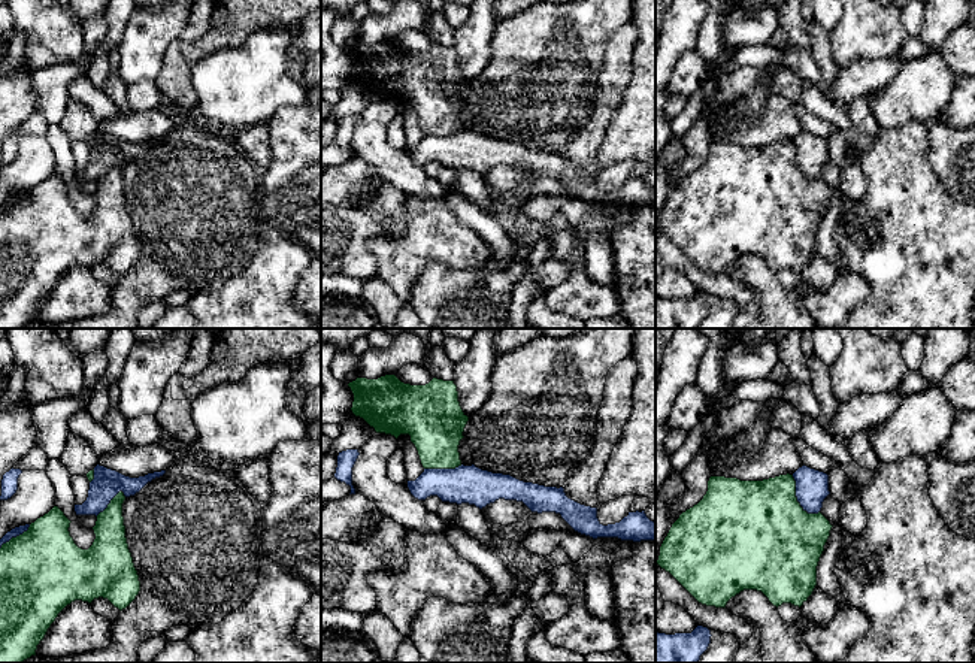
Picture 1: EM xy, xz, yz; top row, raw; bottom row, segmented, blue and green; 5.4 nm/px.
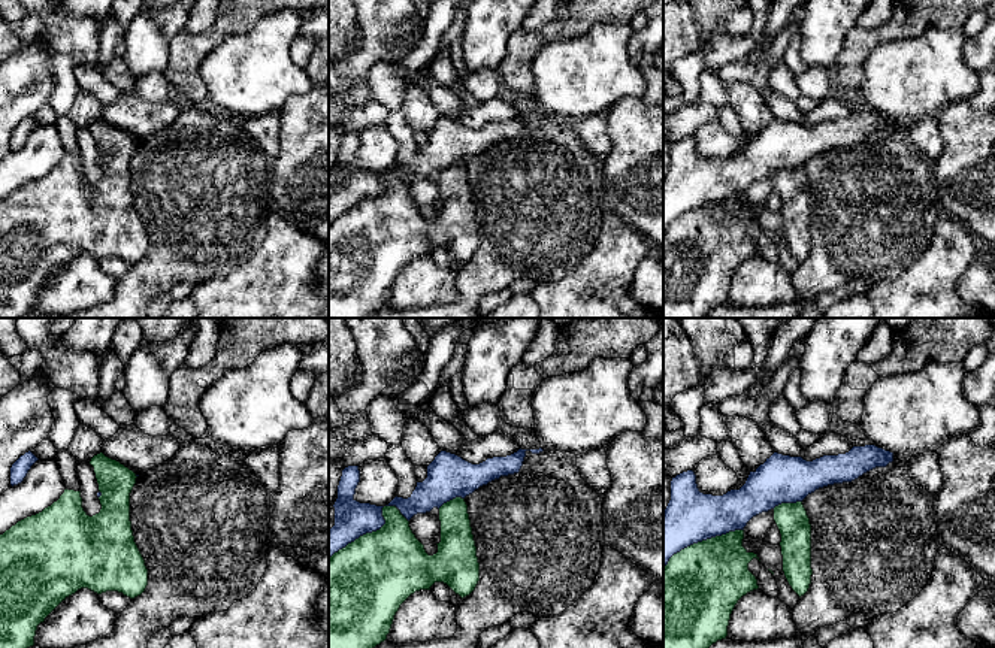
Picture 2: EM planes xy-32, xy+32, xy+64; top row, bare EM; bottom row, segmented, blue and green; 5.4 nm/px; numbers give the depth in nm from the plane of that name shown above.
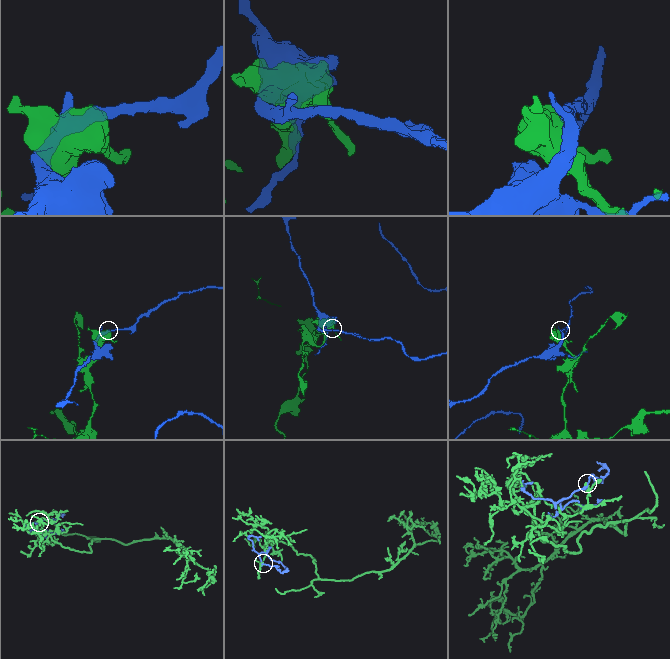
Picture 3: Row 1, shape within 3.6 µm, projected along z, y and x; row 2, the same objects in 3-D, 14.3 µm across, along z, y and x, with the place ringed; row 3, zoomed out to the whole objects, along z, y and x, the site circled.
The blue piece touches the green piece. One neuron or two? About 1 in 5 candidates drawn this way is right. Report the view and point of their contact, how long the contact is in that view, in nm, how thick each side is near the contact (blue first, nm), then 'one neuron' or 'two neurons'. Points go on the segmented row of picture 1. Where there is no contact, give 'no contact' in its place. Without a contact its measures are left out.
yz (798, 499) | 260 nm | 180/480 nm | two neurons

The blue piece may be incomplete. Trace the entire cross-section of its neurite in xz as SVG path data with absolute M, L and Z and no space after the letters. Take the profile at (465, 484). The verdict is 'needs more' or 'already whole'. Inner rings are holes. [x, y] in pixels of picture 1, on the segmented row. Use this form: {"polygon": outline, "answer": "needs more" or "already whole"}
{"polygon": "M475 464L424 469L415 481L408 481L408 488L418 500L437 496L442 502L469 503L479 509L499 499L523 502L532 512L560 514L575 532L593 539L655 541L655 523L645 511L629 512L620 523L603 526L597 518L597 508L569 499L563 487L524 482L511 475L482 470Z", "answer": "already whole"}

